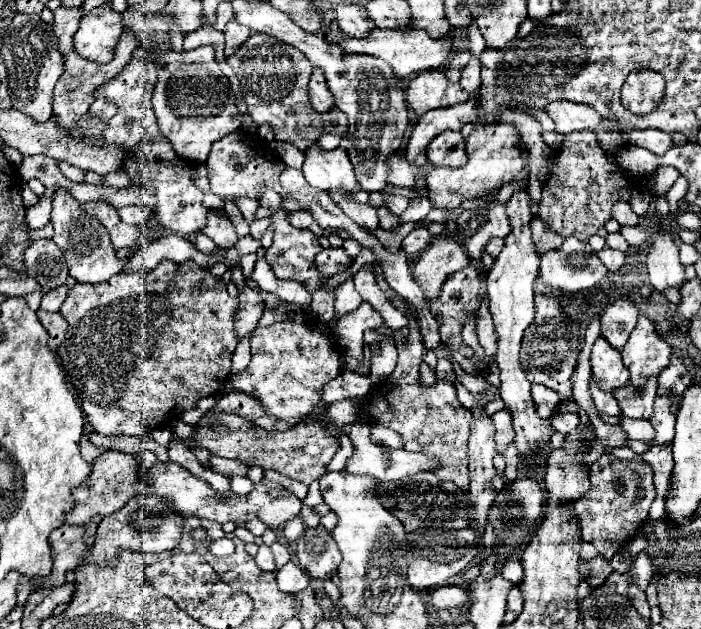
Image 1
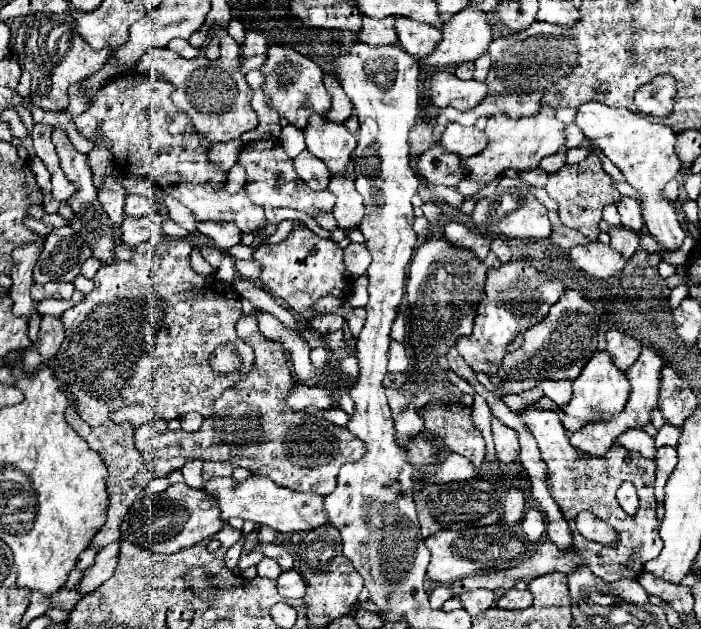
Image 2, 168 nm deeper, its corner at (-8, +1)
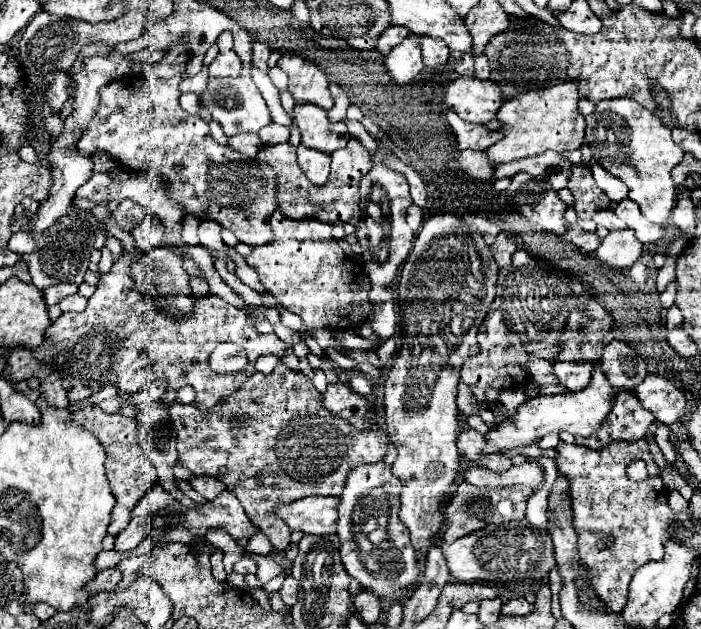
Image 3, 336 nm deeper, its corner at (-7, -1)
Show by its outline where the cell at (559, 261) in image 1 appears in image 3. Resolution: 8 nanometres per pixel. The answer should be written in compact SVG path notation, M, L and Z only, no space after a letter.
M631 229L613 231L601 241L601 245L593 253L593 257L603 261L609 267L623 269L623 267L631 267L639 259L641 249L643 249L643 245L637 241L637 237L633 235Z

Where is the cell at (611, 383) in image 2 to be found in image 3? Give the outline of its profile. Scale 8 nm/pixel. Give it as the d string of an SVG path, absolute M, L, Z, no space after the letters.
M593 363L593 373L589 385L579 393L565 393L565 395L549 395L549 397L535 397L523 403L517 413L503 425L499 425L495 431L489 431L487 445L483 453L503 453L513 447L533 445L537 435L543 437L551 431L569 431L575 437L589 437L603 425L607 415L611 413L611 403L615 401L615 391L609 385L605 373L599 369L599 363Z

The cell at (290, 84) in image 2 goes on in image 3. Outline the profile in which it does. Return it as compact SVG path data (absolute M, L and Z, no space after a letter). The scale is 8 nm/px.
M283 55L277 61L277 67L289 77L289 93L295 103L313 103L323 109L333 107L333 99L329 93L329 81L323 71L319 71L313 63L299 55Z

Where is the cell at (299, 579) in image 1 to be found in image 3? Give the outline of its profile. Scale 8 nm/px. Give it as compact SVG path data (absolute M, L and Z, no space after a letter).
M291 575L283 581L283 587L279 589L279 595L281 595L281 599L287 607L297 603L297 581Z

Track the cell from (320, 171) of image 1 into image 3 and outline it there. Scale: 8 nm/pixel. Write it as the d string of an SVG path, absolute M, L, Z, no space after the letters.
M297 105L293 109L295 123L301 129L301 145L309 149L319 149L323 153L333 153L345 147L351 139L345 123L331 123L327 111L317 105Z

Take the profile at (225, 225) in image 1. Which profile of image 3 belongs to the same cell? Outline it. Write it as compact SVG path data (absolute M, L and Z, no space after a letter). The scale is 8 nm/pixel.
M201 221L199 223L199 237L201 237L201 245L209 247L209 249L217 249L215 253L227 253L227 245L221 239L221 231L223 227L217 221Z

